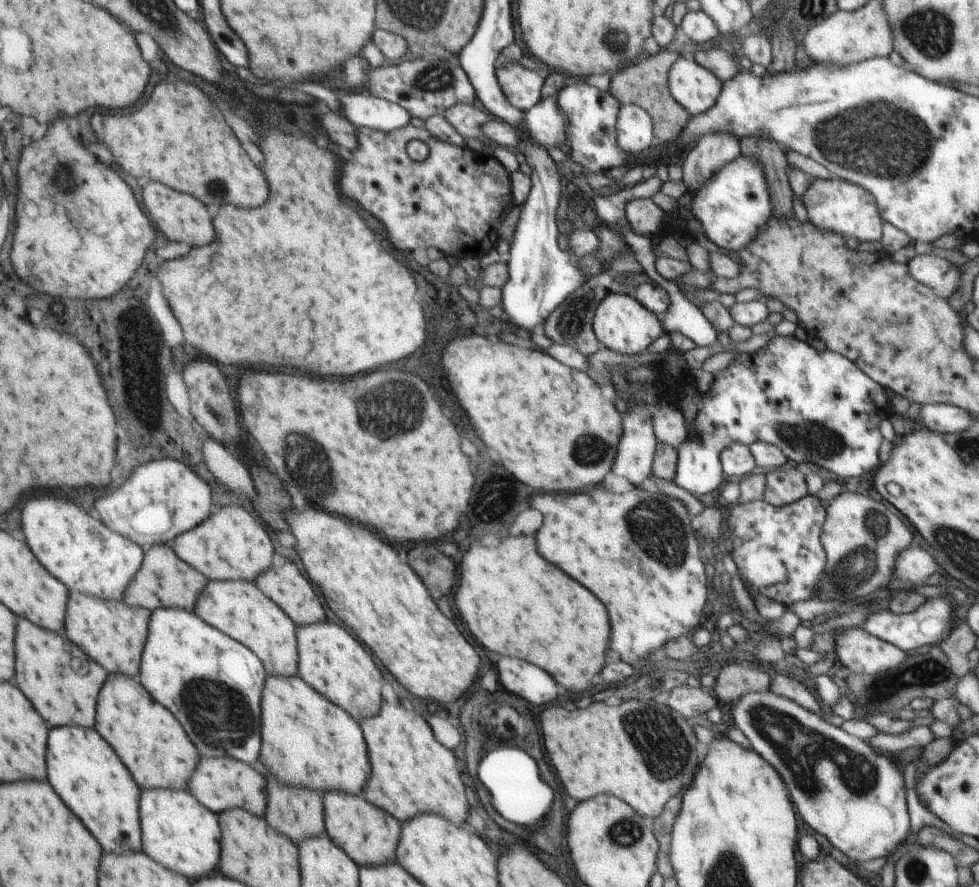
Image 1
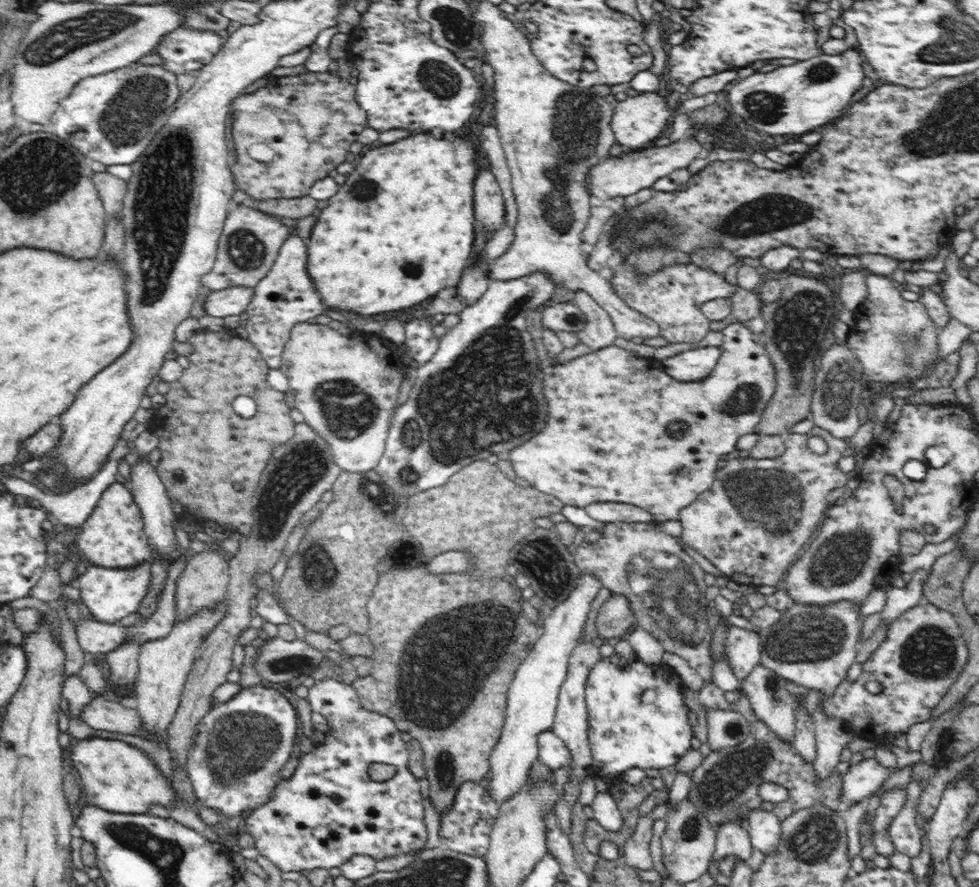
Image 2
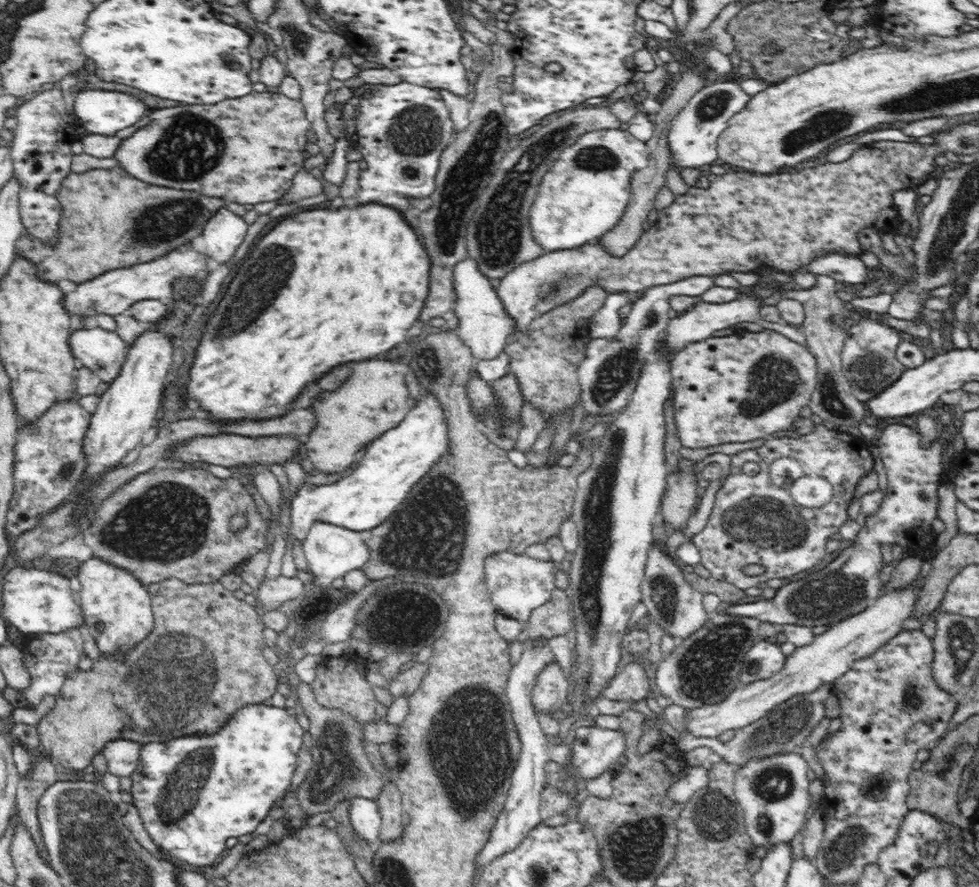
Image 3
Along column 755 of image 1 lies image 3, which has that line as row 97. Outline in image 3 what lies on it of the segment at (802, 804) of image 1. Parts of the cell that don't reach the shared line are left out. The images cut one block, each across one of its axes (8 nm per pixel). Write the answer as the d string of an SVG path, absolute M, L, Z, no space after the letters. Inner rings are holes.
M736 79L716 80L700 88L688 104L672 119L668 132L668 146L671 152L670 165L681 172L684 169L707 169L717 155L717 139L729 125L730 117L740 112L750 100L750 95L742 91Z

